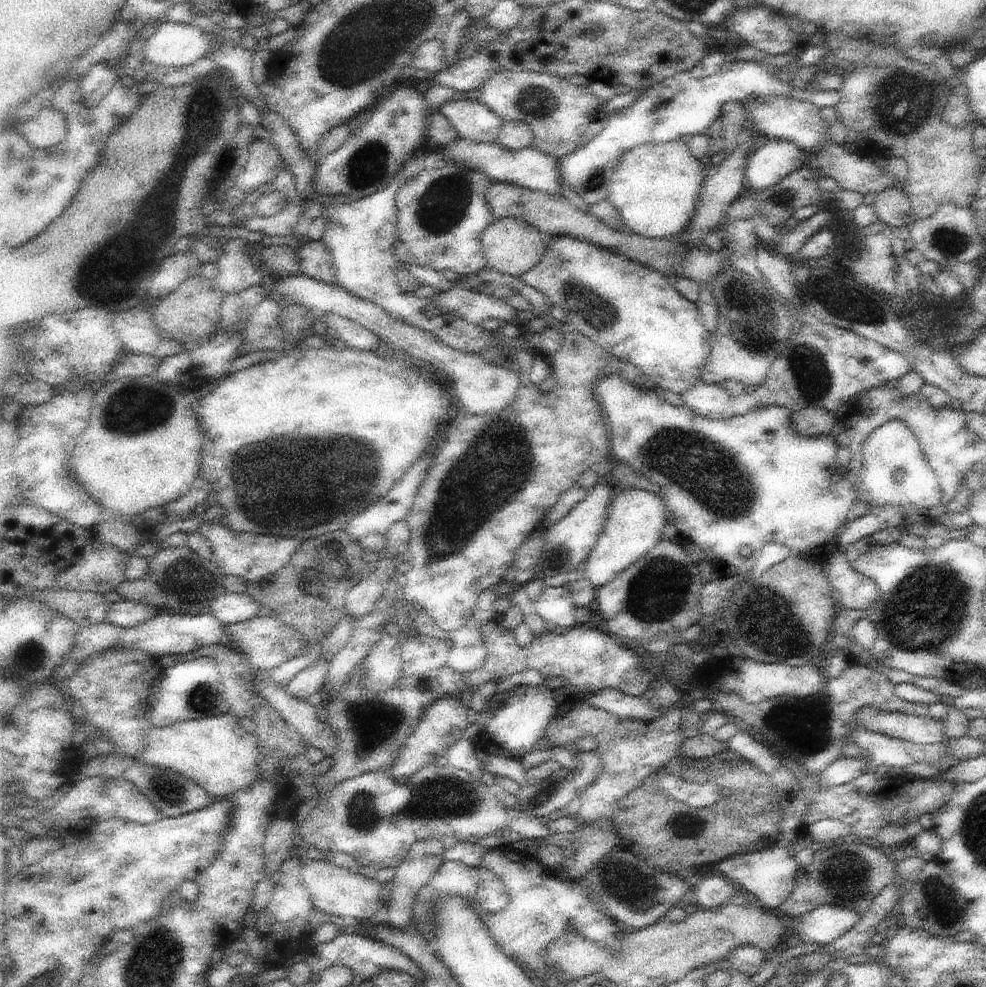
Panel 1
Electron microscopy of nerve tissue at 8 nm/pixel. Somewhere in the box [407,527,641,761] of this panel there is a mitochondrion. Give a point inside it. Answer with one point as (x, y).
(552, 557)

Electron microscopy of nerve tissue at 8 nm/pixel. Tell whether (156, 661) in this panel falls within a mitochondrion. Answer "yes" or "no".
no

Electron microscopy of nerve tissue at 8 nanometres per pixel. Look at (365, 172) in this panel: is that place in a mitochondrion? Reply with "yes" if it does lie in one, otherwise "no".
yes

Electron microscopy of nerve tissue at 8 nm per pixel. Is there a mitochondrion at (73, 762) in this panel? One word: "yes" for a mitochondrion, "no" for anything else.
no

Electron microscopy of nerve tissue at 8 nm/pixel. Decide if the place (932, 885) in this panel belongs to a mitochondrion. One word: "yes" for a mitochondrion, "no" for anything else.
yes

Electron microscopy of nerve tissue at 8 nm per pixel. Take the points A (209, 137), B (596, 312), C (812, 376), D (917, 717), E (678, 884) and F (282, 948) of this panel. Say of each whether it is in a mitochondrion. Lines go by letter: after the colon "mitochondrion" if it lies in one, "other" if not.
A: mitochondrion
B: mitochondrion
C: mitochondrion
D: other
E: other
F: other

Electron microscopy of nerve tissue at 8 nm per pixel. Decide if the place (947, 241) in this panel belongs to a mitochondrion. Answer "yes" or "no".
yes

